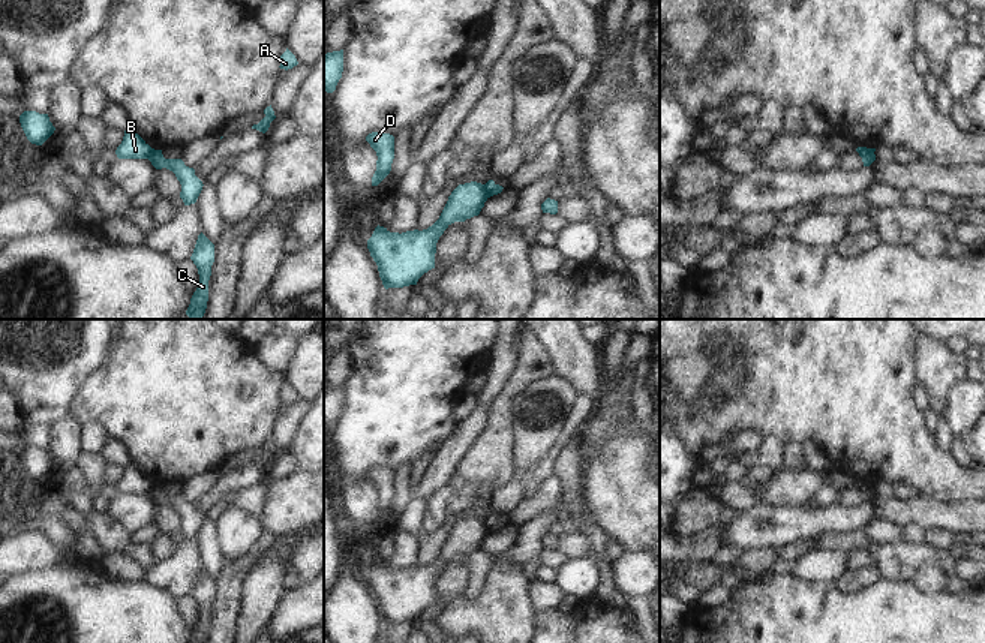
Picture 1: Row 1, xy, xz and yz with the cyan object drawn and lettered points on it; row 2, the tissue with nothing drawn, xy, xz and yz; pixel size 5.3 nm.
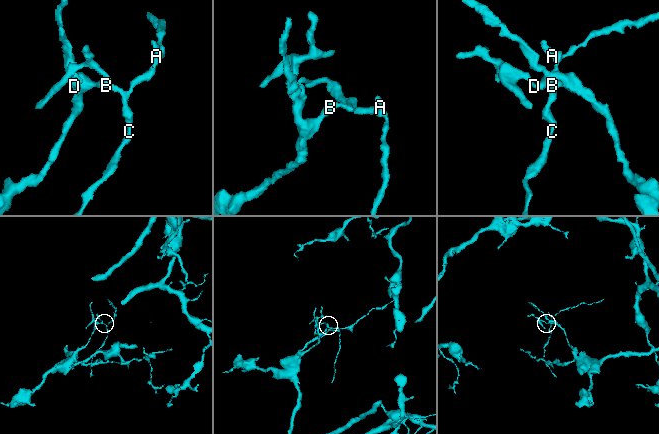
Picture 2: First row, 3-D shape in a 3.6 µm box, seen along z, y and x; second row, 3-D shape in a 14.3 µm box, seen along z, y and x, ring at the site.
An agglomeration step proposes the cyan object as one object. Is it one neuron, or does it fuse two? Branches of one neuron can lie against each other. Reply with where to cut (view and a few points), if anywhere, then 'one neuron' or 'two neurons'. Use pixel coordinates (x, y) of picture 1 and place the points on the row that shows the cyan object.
cut in xz along (483, 185), (488, 197); two neurons

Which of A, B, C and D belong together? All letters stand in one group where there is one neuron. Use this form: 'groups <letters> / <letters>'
groups A C / B D

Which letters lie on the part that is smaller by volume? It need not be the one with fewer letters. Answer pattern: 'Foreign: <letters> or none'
Foreign: A, C

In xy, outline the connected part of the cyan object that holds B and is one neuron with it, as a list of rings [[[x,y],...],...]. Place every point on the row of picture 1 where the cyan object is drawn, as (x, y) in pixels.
[[[132,126],[124,130],[121,144],[115,154],[118,159],[148,159],[153,148],[135,132]]]

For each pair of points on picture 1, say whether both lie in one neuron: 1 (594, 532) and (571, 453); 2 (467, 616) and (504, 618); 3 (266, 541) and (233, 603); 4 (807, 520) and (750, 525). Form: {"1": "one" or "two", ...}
{"1": "one", "2": "one", "3": "one", "4": "one"}

